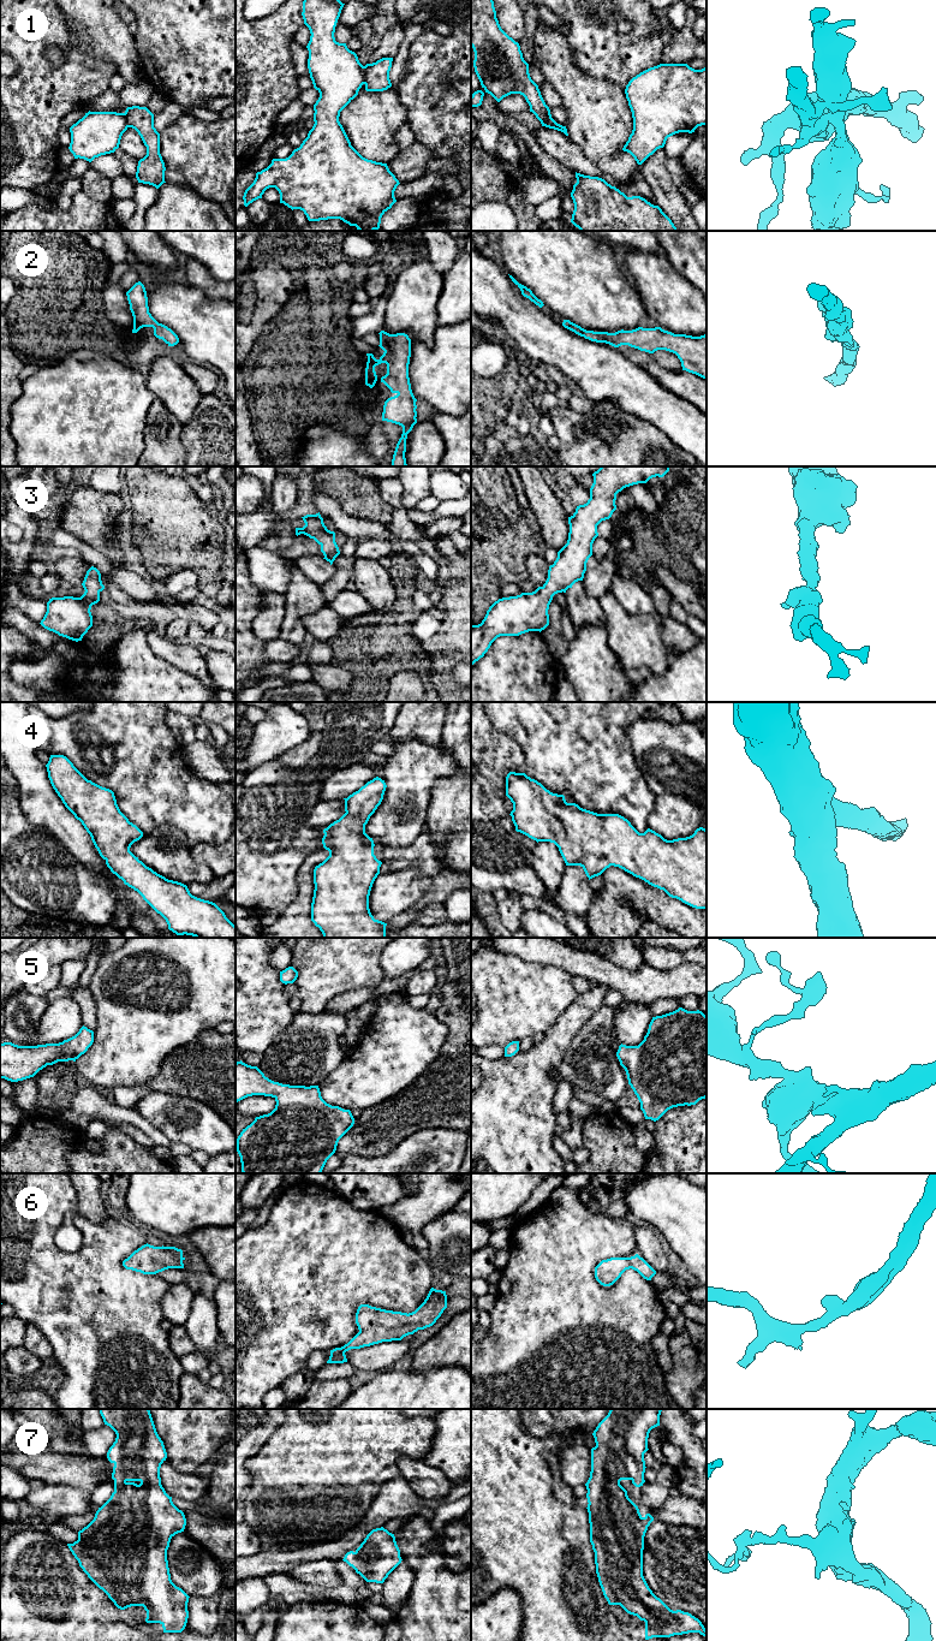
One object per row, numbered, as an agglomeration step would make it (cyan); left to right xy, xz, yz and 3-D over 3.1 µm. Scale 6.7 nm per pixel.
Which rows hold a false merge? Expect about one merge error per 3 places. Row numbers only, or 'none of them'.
1

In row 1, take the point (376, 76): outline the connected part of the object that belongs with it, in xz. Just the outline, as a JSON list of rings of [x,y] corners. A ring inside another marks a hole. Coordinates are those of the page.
[[[382,58],[376,63],[363,66],[366,91],[383,91],[392,87],[389,79],[392,61],[393,58]]]

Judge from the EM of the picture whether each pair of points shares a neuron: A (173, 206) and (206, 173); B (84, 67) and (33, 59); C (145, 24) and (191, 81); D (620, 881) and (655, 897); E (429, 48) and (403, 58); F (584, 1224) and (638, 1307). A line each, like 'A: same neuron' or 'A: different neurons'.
A: different neurons
B: same neuron
C: same neuron
D: same neuron
E: different neurons
F: same neuron

